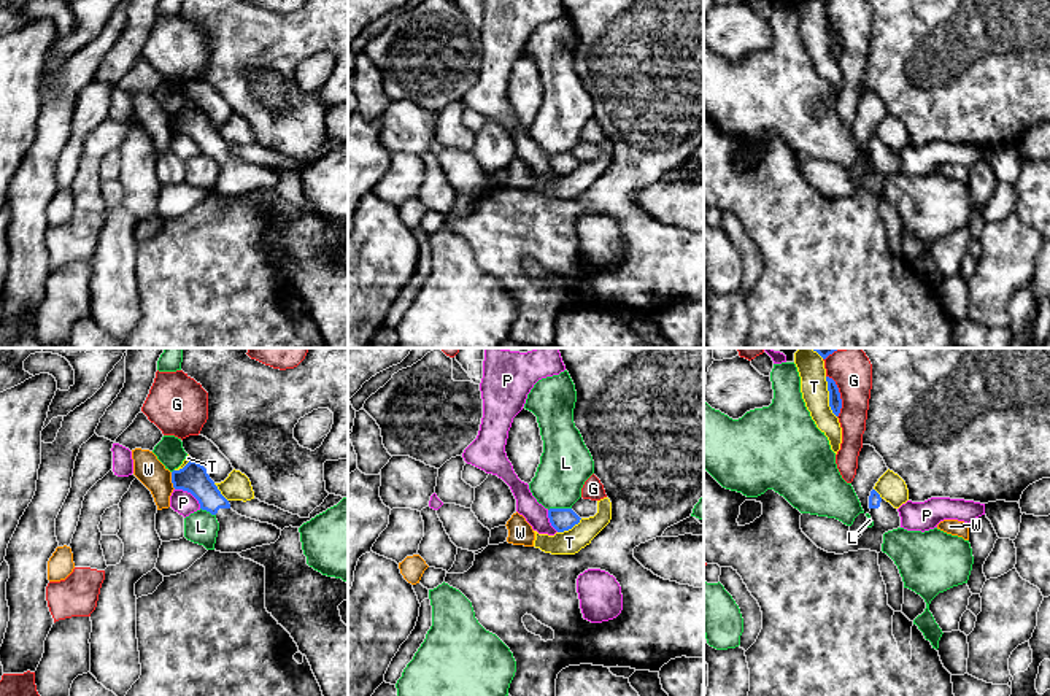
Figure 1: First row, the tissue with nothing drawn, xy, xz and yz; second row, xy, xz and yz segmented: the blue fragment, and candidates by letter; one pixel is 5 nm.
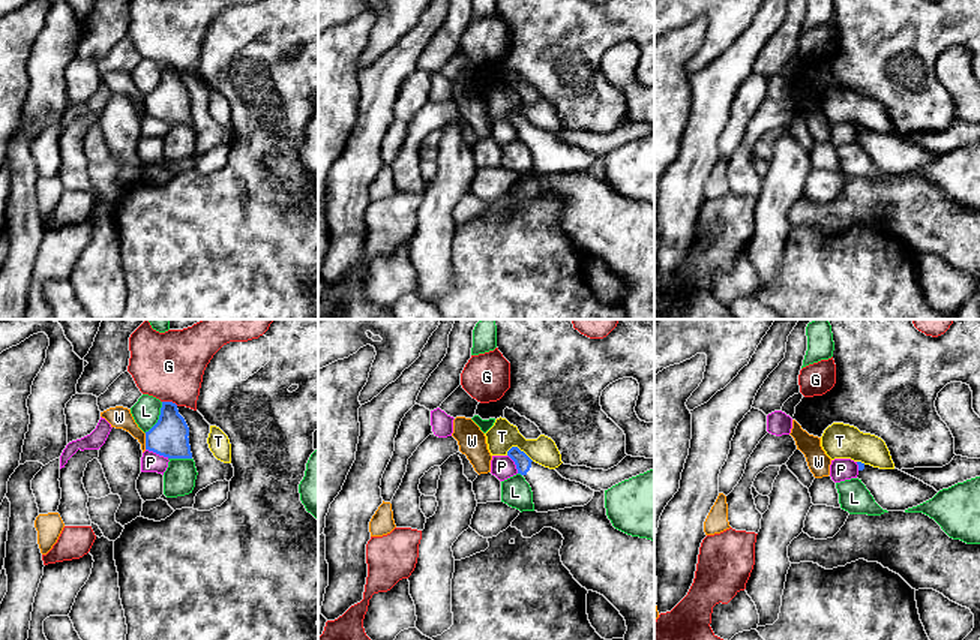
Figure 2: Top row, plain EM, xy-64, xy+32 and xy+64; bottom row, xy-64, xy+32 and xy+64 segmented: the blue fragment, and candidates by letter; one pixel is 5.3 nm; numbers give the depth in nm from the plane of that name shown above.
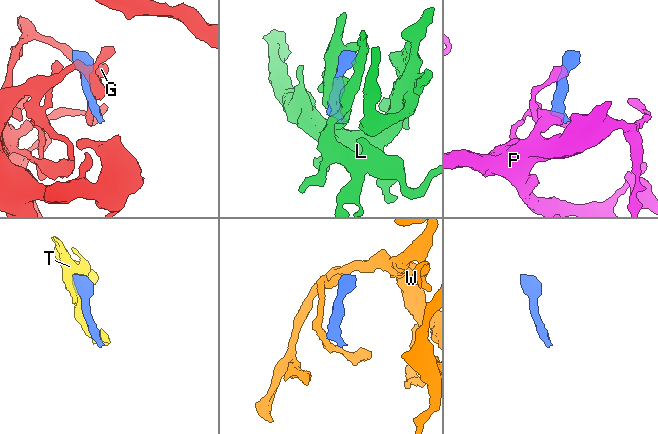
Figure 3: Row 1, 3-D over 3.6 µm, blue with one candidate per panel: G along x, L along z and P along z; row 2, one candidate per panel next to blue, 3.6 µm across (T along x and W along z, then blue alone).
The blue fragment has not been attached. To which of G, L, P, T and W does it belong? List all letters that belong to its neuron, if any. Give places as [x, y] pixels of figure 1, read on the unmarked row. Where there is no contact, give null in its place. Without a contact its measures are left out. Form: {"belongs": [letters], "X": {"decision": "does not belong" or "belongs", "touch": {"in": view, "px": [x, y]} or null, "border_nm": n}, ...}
{"belongs": [], "G": {"decision": "does not belong", "touch": {"in": "yz", "px": [839, 40]}, "border_nm": 220}, "L": {"decision": "does not belong", "touch": {"in": "xz", "px": [559, 153]}, "border_nm": 120}, "P": {"decision": "does not belong", "touch": {"in": "xy", "px": [189, 135]}, "border_nm": 170}, "T": {"decision": "does not belong", "touch": {"in": "yz", "px": [829, 42]}, "border_nm": 220}, "W": {"decision": "does not belong", "touch": {"in": "xy", "px": [172, 124]}, "border_nm": 90}}

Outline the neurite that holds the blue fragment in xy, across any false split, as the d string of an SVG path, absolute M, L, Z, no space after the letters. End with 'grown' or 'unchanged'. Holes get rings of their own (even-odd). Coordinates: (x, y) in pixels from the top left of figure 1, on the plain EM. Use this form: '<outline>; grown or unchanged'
M195 103L183 113L172 116L175 133L191 137L202 154L210 156L219 167L214 194L221 197L241 197L256 191L275 188L281 173L238 159L230 153L229 145L221 138L207 113Z; grown

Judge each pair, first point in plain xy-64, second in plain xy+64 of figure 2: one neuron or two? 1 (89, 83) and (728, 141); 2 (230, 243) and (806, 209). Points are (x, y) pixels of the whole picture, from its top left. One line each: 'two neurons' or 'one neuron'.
1: one neuron
2: two neurons

